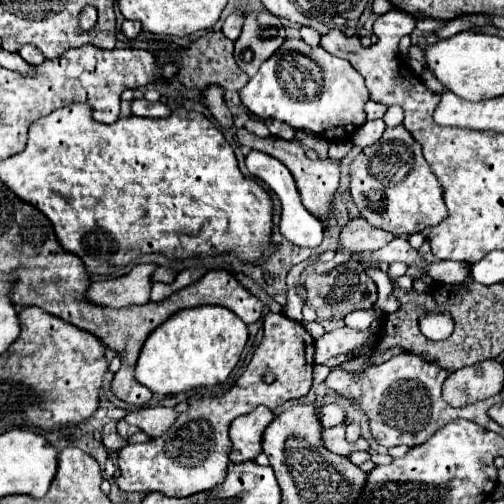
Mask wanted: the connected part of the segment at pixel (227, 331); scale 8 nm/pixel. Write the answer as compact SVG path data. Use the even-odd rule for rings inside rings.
M196 306L170 316L144 342L136 364L136 380L154 394L174 396L228 378L248 342L248 324L222 306Z

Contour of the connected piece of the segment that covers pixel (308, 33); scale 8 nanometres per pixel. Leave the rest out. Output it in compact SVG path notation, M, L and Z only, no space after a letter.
M302 26L299 31L300 31L300 35L302 39L308 45L315 47L319 44L321 35L315 29L308 27L308 26Z

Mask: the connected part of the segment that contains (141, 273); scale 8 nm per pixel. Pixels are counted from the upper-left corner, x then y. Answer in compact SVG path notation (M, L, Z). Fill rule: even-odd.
M138 264L124 276L92 282L90 290L86 292L86 298L90 298L94 304L102 304L110 308L148 304L152 274L156 268L158 264Z

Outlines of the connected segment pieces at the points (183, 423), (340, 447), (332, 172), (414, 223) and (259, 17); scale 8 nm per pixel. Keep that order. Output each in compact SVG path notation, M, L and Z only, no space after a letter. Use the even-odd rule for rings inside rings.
M268 314L264 318L264 338L254 352L246 374L236 380L232 390L212 400L190 400L190 410L180 414L174 428L166 434L146 444L126 444L118 452L120 490L162 492L166 496L180 498L214 488L224 480L226 466L230 464L228 452L232 444L228 440L228 426L232 420L252 412L260 404L274 410L286 400L306 396L312 386L312 366L314 338L304 330L304 326L284 314ZM266 370L274 374L272 384L264 382Z
M338 424L338 426L324 430L322 440L328 450L342 454L342 456L350 456L354 450L370 450L370 444L362 436L356 442L346 440L346 424Z
M238 128L236 130L236 138L242 146L248 146L252 150L258 150L258 152L264 152L264 154L270 154L274 158L278 158L294 176L296 180L296 186L298 186L298 192L302 196L302 204L304 208L314 216L318 218L322 224L330 226L332 222L332 202L334 202L334 194L338 190L338 182L340 182L340 160L334 160L334 158L326 158L326 160L310 160L304 152L304 148L296 142L296 140L280 140L276 136L268 136L268 138L258 138L250 132L246 132L244 128Z
M404 126L386 128L378 144L364 148L350 164L350 194L362 218L396 236L422 232L426 226L440 224L446 218L442 184L422 156L422 146Z
M250 12L246 16L242 36L236 40L236 64L252 78L260 64L266 62L286 40L280 18L270 12Z

